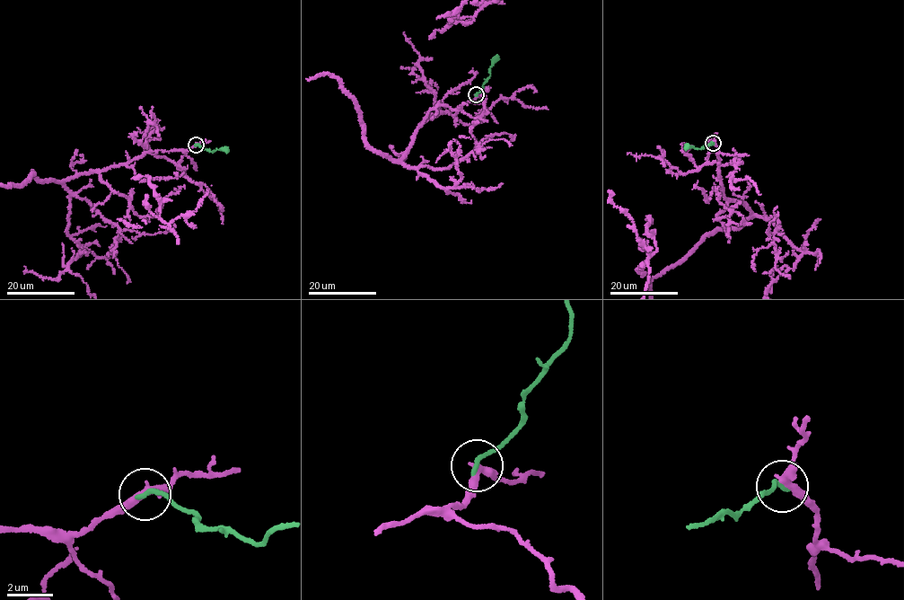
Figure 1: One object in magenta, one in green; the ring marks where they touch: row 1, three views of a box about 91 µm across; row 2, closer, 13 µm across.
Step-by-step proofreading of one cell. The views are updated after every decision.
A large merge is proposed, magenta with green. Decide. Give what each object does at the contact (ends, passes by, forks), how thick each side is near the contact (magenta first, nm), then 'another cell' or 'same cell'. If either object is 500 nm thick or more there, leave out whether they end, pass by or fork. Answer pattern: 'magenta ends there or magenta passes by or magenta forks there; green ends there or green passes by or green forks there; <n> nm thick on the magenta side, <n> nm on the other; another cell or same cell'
magenta passes by; green ends there; 320 nm thick on the magenta side, 220 nm on the other; another cell

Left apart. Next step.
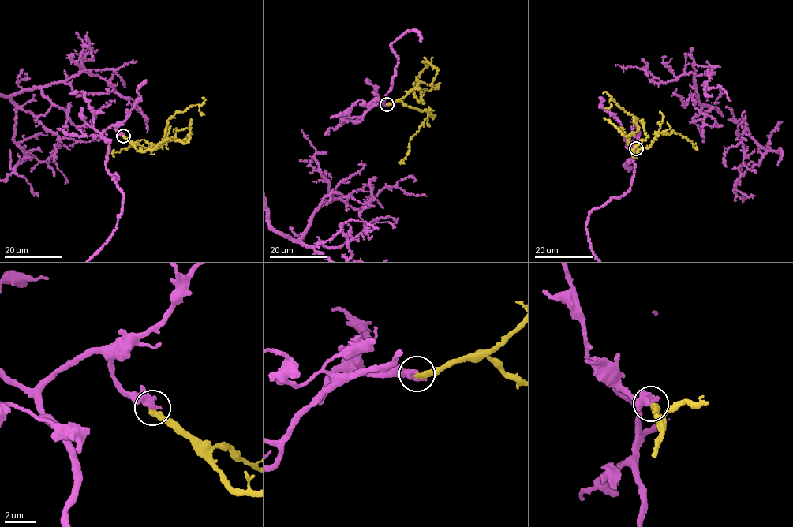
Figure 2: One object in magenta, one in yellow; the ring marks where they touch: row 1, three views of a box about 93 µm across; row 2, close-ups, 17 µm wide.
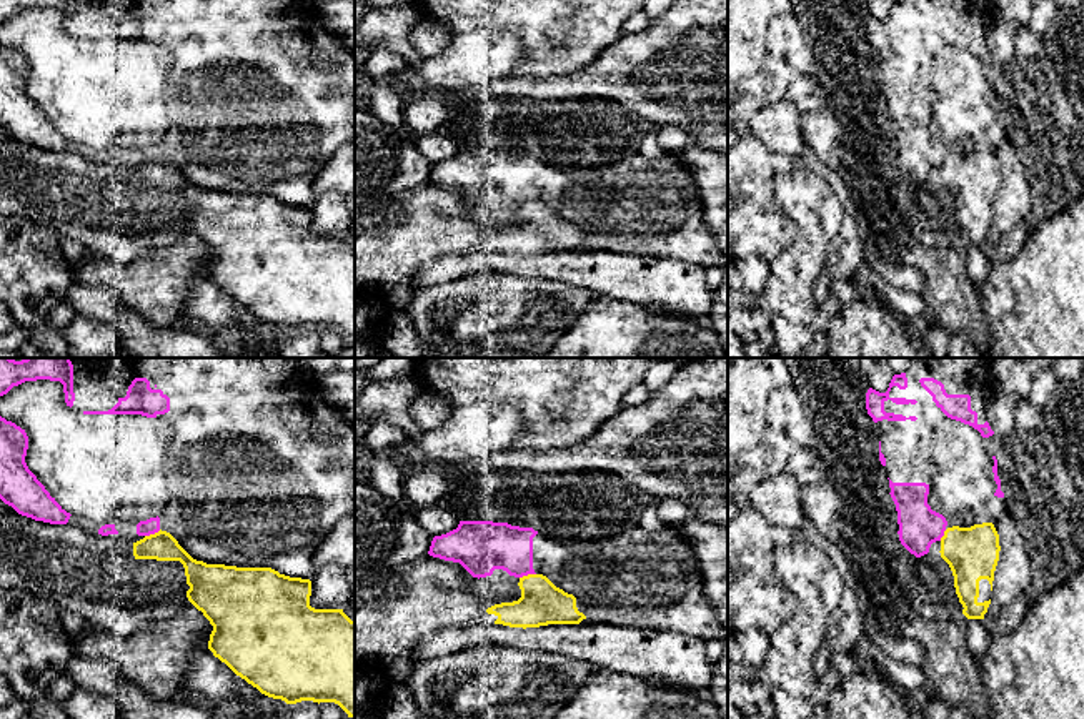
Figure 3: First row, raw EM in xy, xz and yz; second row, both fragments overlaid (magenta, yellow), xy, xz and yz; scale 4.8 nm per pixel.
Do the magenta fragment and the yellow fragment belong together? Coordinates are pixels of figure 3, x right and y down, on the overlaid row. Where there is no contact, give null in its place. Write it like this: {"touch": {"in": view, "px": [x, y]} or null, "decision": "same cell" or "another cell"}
{"touch": {"in": "xz", "px": [527, 575]}, "decision": "another cell"}

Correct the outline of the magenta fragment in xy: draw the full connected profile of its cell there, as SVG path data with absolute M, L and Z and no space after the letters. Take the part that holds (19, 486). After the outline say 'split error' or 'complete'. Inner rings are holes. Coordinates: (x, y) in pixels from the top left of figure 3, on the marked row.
M0 416L0 499L18 514L50 524L67 524L67 513L25 463L25 429Z | complete

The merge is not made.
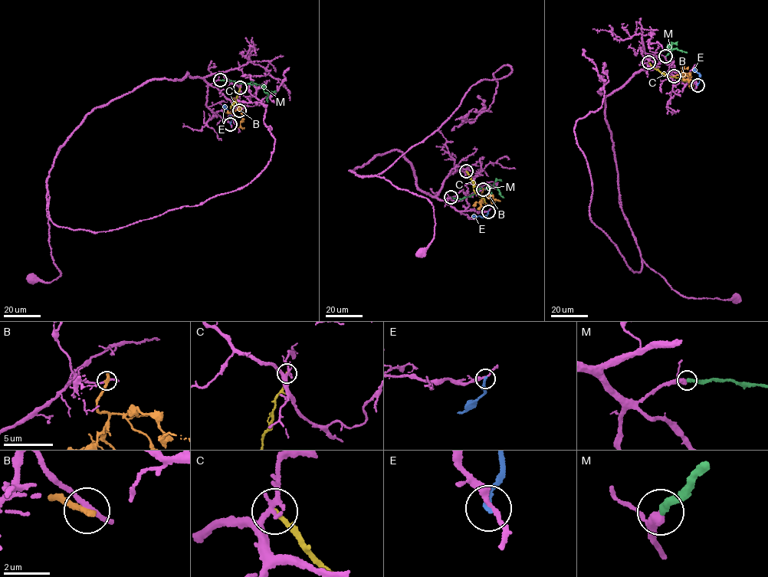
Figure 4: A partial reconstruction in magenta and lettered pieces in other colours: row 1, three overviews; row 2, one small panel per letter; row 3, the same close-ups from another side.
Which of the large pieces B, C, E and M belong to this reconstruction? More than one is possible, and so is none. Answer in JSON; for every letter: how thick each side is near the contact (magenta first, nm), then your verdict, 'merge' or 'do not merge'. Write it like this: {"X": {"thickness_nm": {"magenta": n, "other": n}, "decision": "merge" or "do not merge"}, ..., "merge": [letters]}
{"B": {"thickness_nm": {"magenta": 190, "other": 360}, "decision": "do not merge"}, "C": {"thickness_nm": {"magenta": 220, "other": 220}, "decision": "do not merge"}, "E": {"thickness_nm": {"magenta": 240, "other": 240}, "decision": "do not merge"}, "M": {"thickness_nm": {"magenta": 320, "other": 280}, "decision": "merge"}, "merge": ["M"]}

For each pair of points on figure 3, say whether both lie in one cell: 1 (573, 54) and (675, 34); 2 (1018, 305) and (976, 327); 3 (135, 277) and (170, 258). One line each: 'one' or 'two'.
1: two
2: two
3: one

